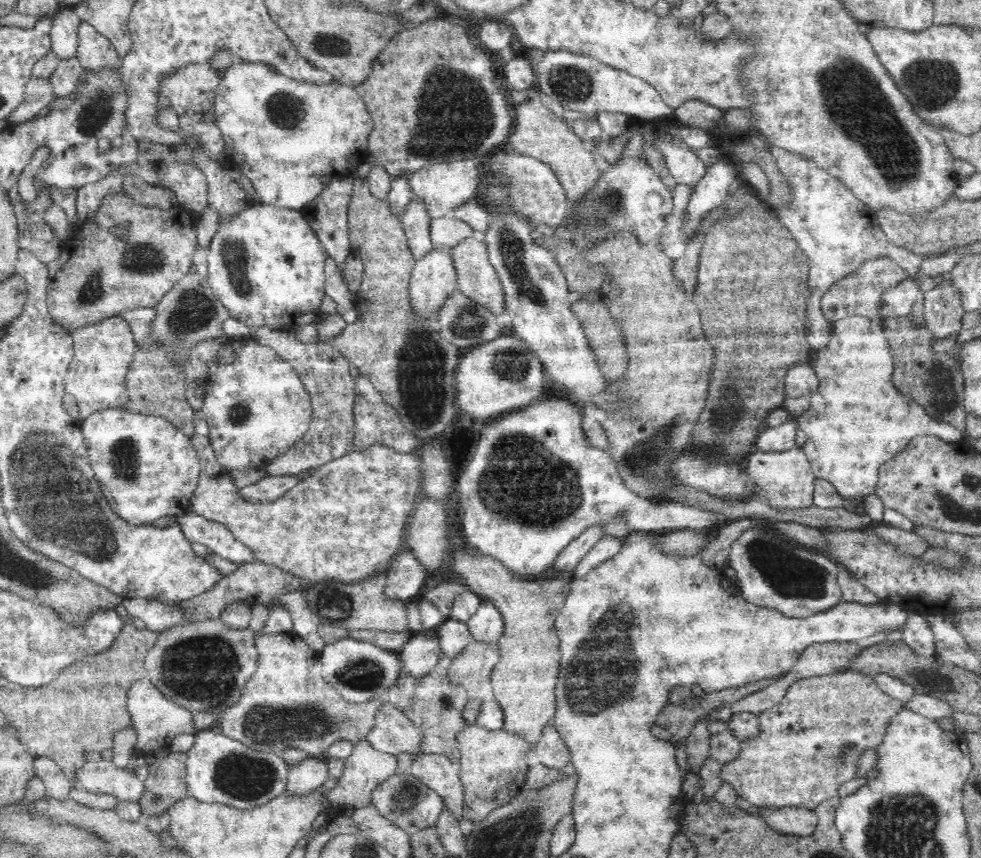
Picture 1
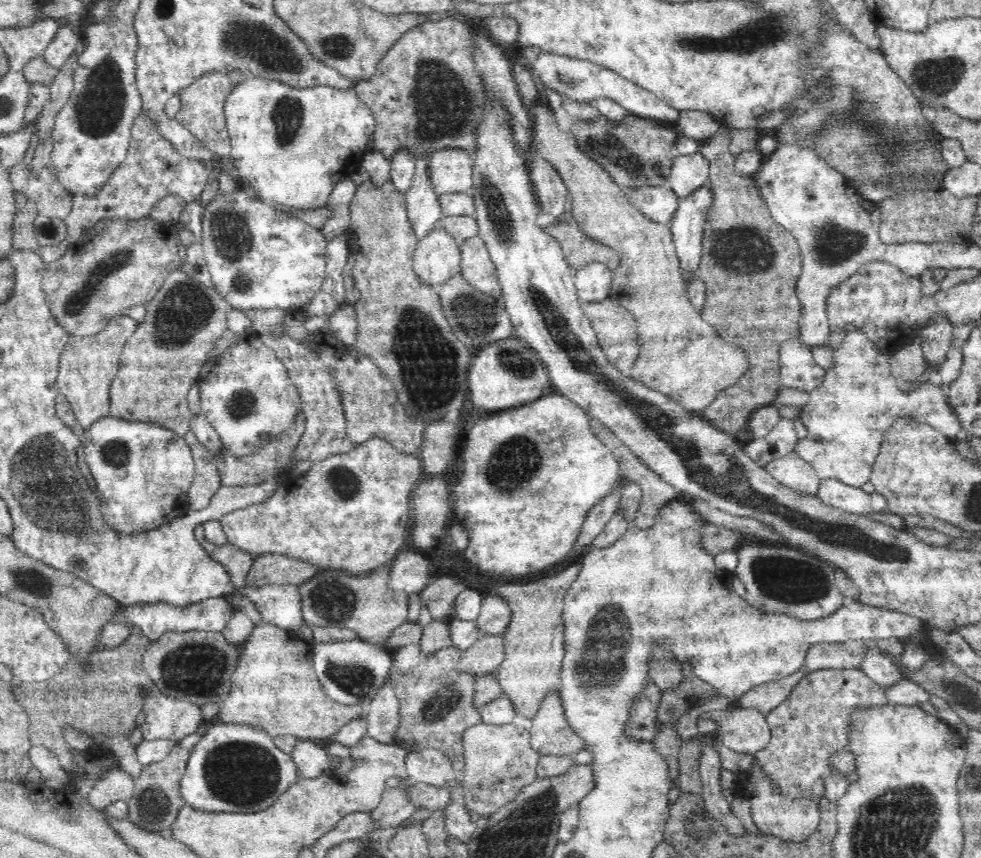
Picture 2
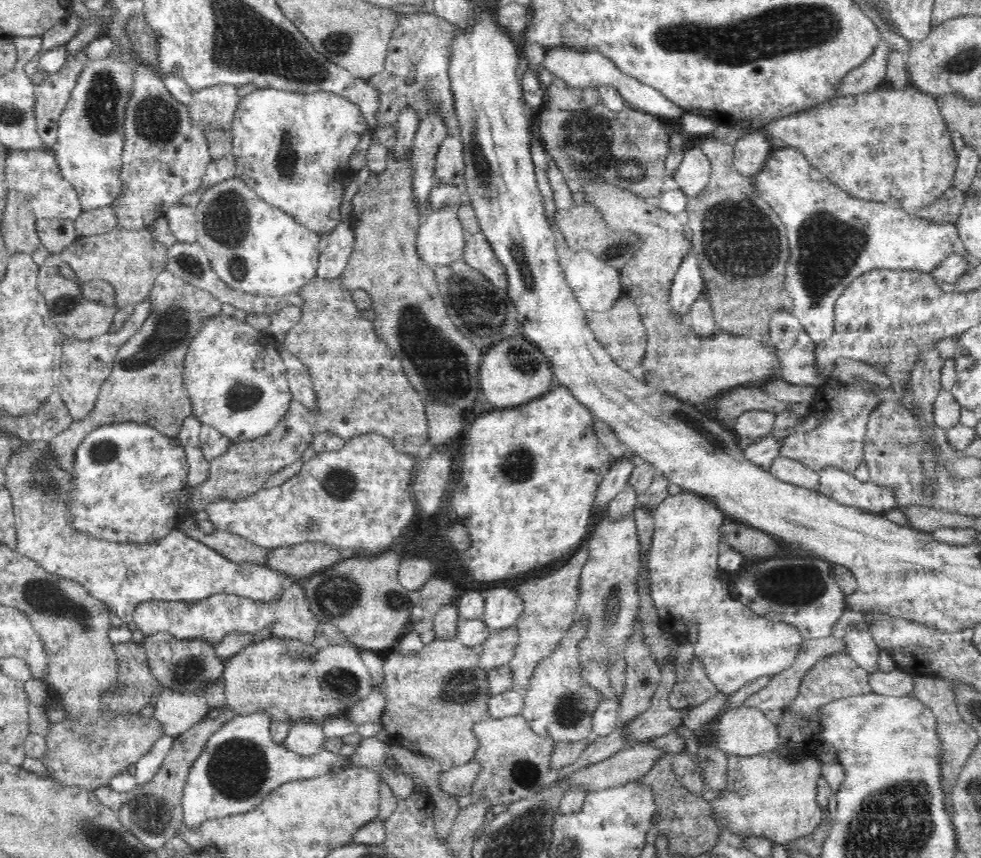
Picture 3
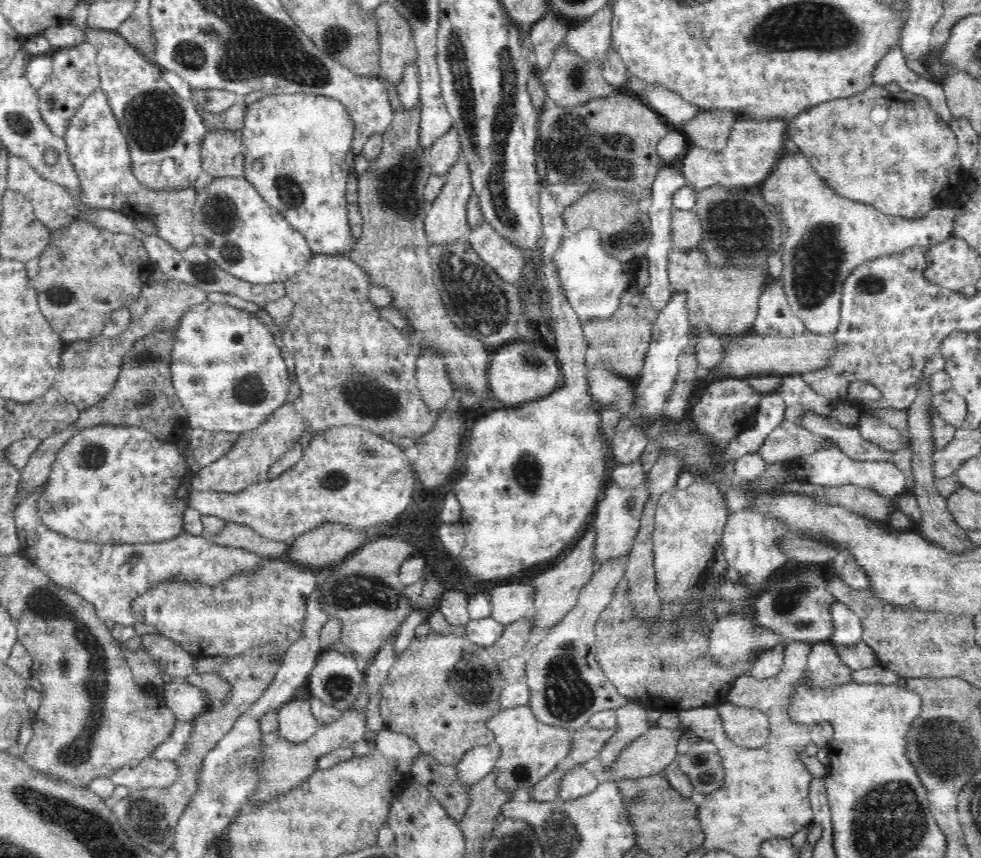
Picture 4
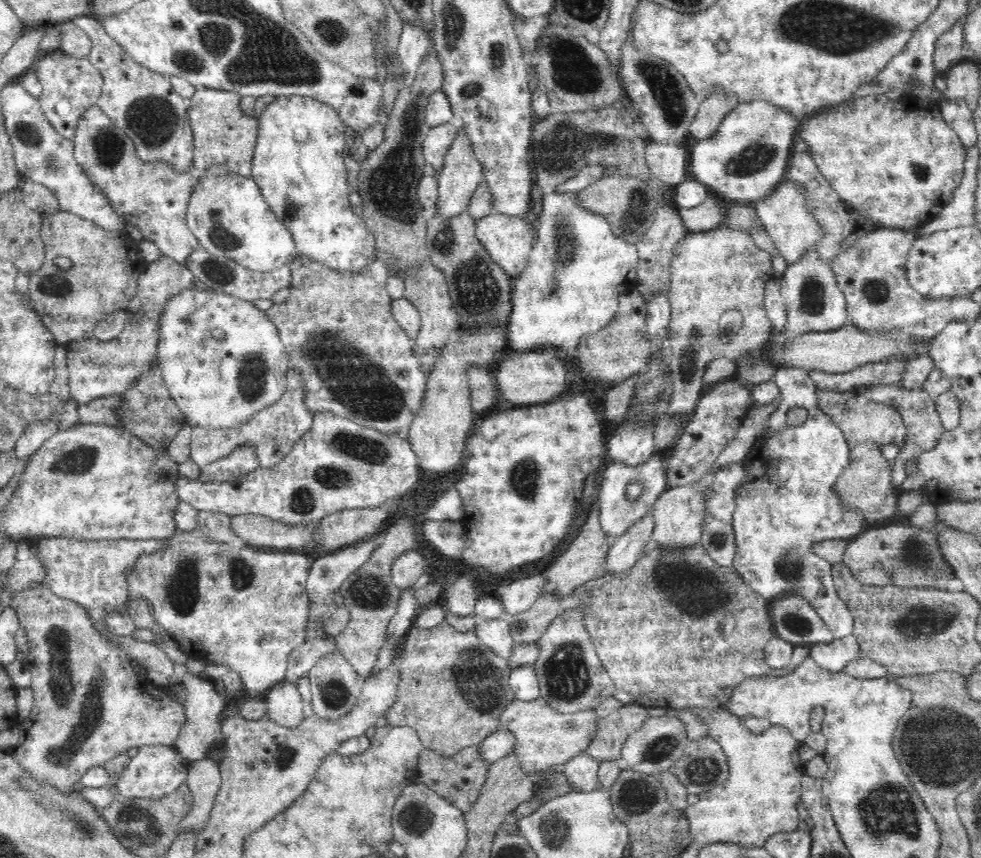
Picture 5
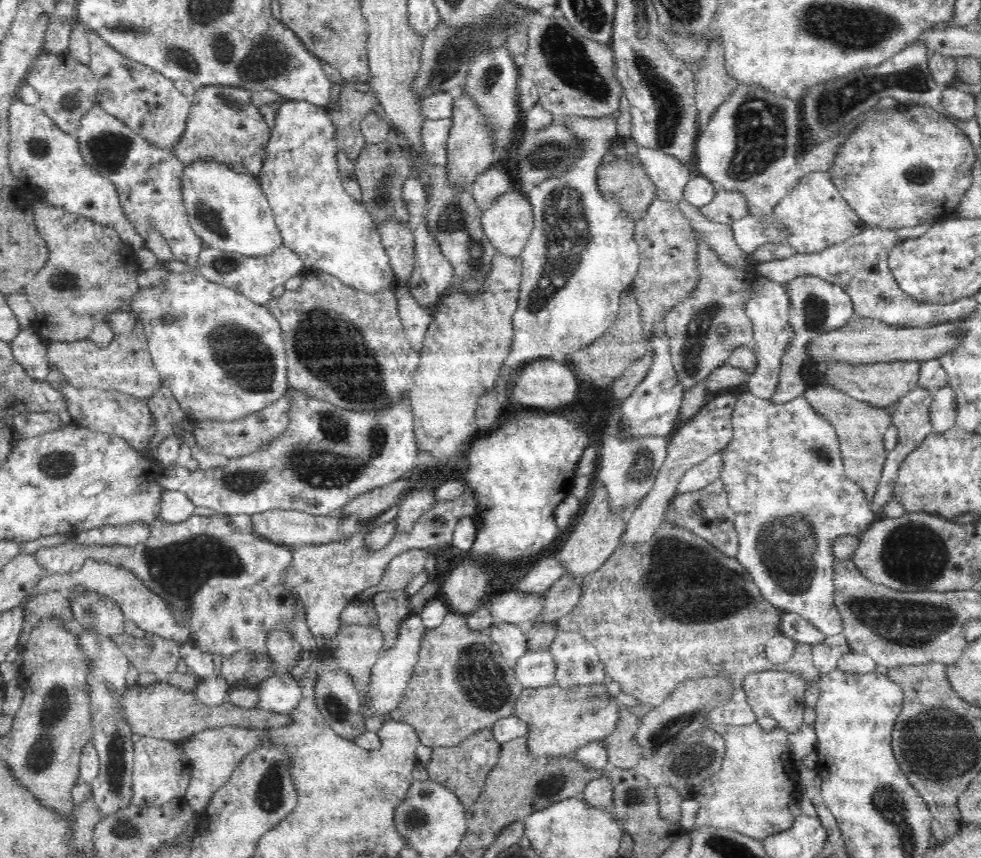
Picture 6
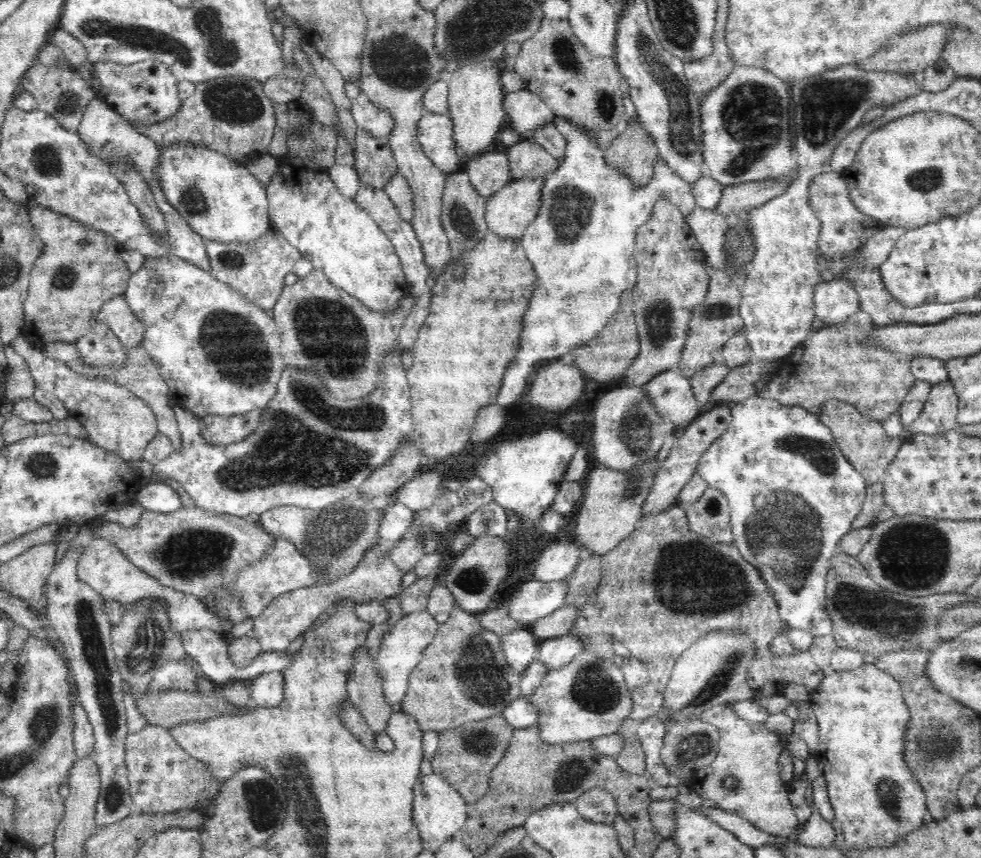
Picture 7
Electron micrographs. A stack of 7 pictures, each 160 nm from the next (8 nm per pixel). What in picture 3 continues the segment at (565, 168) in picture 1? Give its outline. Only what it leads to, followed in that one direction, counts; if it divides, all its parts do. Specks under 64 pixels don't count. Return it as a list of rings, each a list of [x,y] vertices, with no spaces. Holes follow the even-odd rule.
[[[586,183],[581,190],[585,202],[593,204],[612,230],[635,232],[642,241],[638,254],[622,268],[622,294],[632,296],[647,331],[646,358],[642,362],[646,382],[667,391],[685,403],[709,406],[730,388],[740,387],[768,376],[780,374],[780,357],[775,346],[754,342],[750,338],[732,336],[720,330],[706,340],[698,337],[692,326],[676,316],[670,308],[670,292],[678,266],[692,246],[688,227],[674,214],[654,207],[649,200],[612,183]]]

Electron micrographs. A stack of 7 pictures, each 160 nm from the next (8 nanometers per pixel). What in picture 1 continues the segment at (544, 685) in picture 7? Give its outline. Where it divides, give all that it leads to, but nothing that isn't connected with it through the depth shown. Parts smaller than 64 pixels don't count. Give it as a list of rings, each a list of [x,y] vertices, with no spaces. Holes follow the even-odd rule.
[[[468,725],[457,734],[460,749],[458,760],[460,781],[464,788],[464,810],[462,818],[474,824],[482,822],[494,810],[509,804],[512,798],[526,787],[530,766],[526,763],[526,753],[531,744],[519,734],[502,730],[488,730],[478,725]]]

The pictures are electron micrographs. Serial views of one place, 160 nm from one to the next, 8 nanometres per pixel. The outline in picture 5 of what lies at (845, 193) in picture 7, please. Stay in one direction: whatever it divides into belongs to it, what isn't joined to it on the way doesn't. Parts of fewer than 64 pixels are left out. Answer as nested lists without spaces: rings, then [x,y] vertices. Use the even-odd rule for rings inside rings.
[[[781,182],[767,197],[755,204],[759,220],[772,239],[774,248],[780,256],[786,259],[788,264],[795,263],[807,250],[815,247],[815,244],[824,236],[821,224],[813,217],[805,203],[803,188],[795,182]]]

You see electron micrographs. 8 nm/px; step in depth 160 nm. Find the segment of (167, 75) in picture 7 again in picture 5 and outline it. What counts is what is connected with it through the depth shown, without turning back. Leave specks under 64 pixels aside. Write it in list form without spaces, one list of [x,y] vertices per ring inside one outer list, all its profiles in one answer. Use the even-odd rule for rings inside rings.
[[[89,14],[71,20],[90,37],[89,61],[100,71],[103,88],[98,106],[135,144],[142,162],[165,162],[178,172],[191,172],[194,156],[193,130],[188,118],[191,98],[177,94],[168,76],[154,72],[138,62],[110,37],[100,21]]]

